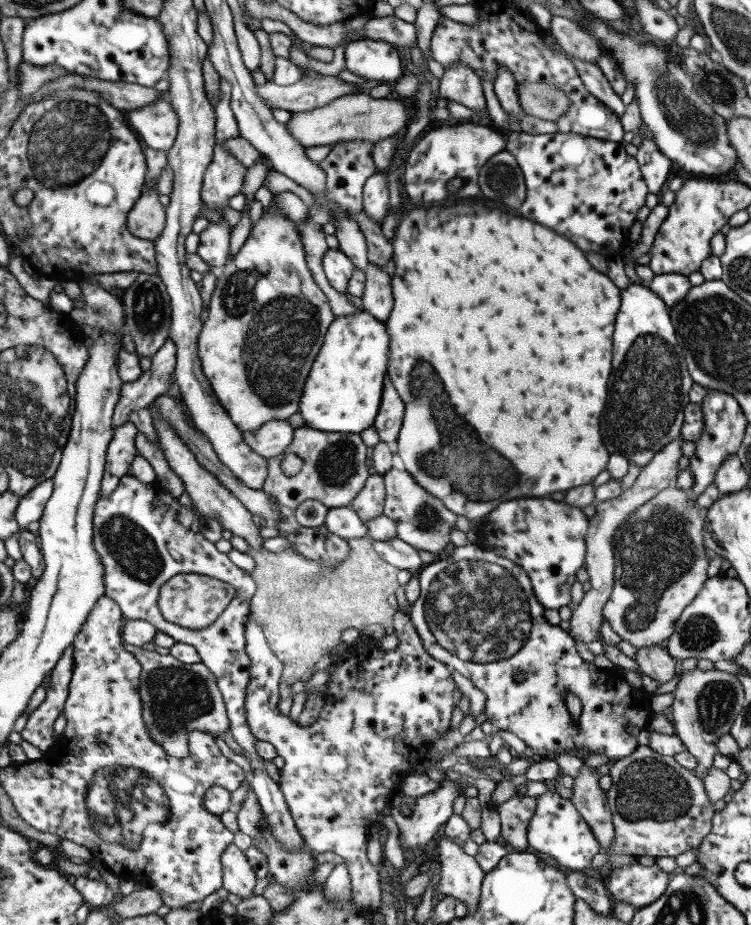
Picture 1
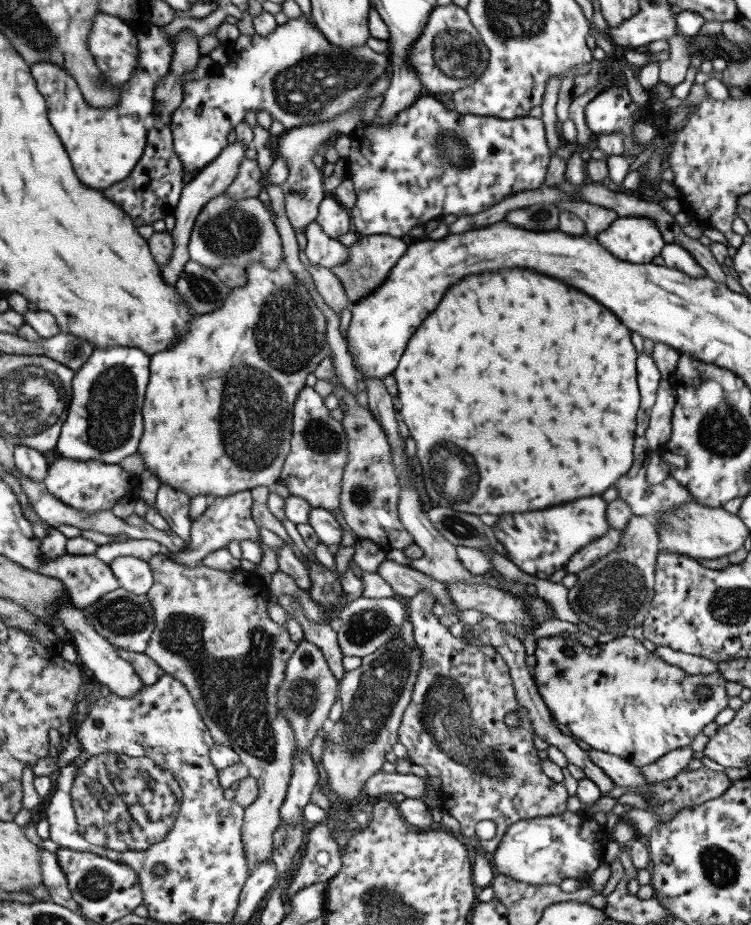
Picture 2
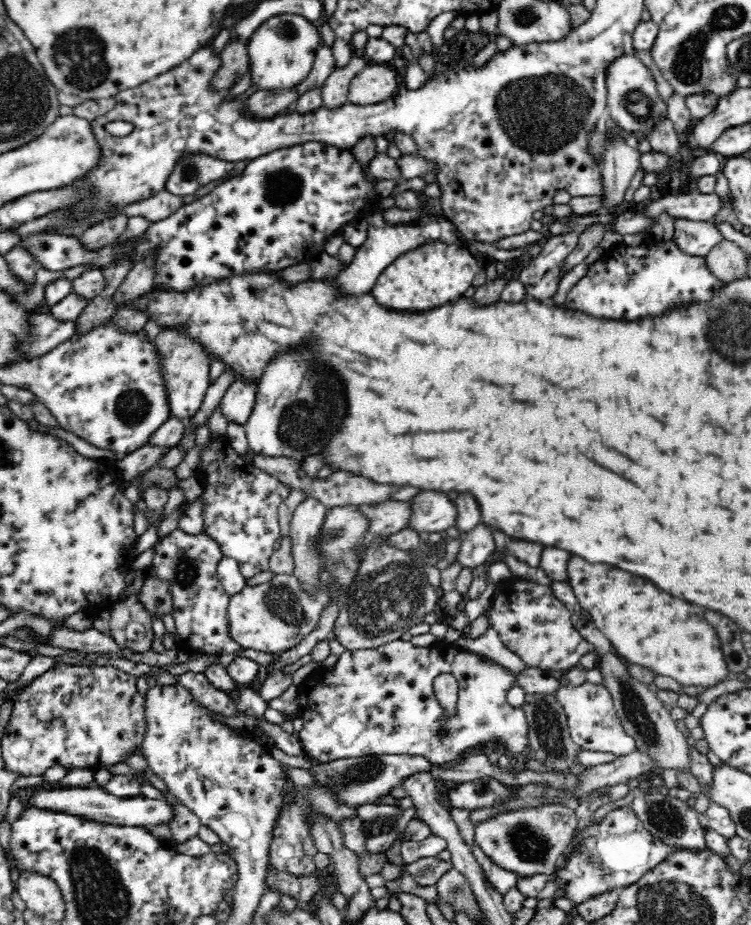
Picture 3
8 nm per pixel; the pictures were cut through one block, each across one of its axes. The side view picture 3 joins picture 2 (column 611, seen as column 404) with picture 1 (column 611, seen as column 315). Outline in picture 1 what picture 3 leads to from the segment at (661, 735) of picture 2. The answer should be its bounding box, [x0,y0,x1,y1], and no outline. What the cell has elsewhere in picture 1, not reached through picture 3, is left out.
[411,541,651,759]

